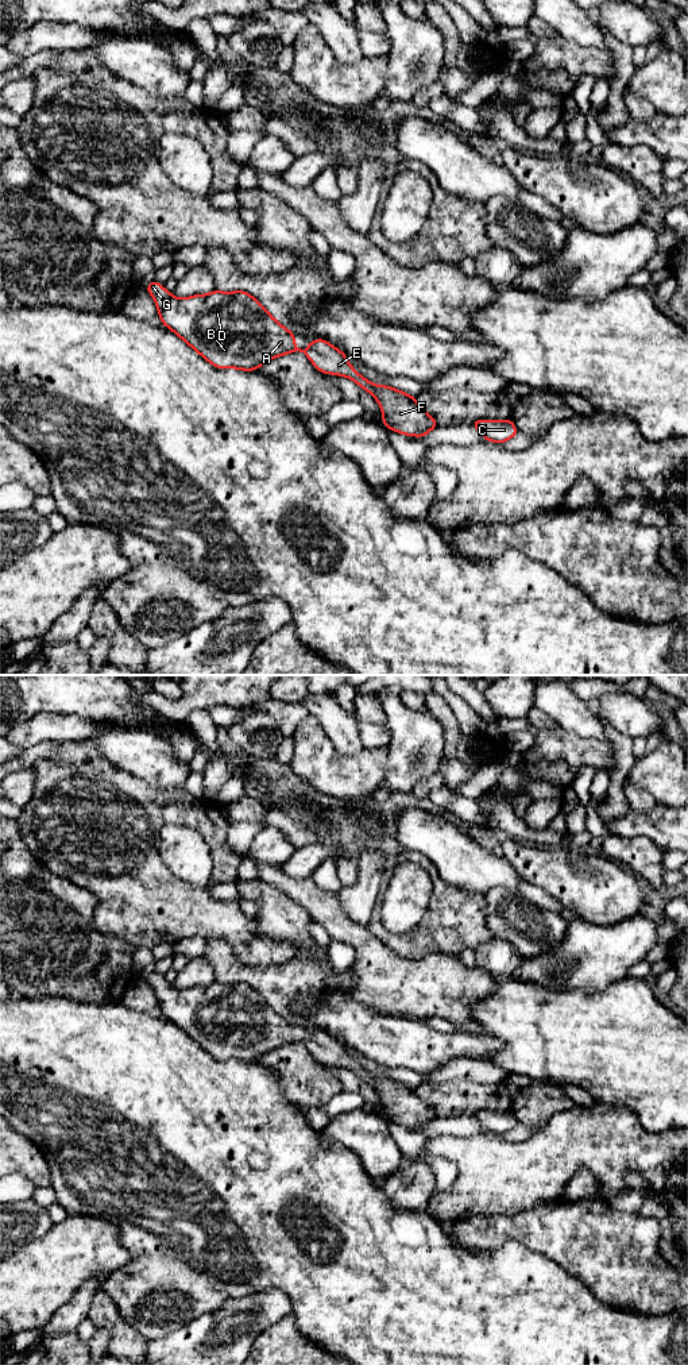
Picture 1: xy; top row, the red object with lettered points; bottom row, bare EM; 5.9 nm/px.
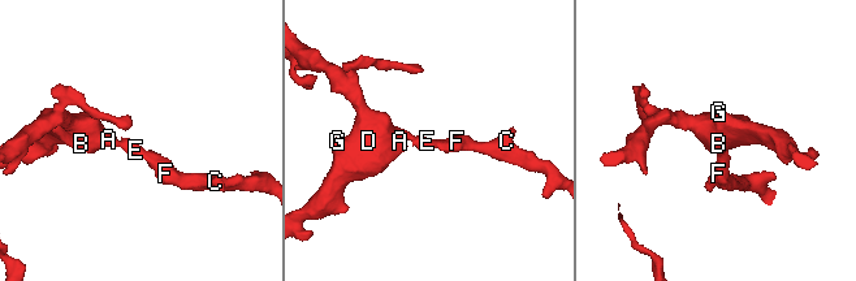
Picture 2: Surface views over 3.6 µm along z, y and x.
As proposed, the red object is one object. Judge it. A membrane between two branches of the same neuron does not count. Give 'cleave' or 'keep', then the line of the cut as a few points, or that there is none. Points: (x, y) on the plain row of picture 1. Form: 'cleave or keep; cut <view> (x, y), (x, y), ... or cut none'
keep; cut none

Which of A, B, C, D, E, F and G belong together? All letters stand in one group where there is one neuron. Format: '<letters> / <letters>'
A B C D E F G

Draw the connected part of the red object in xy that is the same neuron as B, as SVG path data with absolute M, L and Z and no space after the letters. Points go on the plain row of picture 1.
M158 972L146 978L152 987L163 1017L178 1026L194 1042L217 1060L239 1060L252 1063L260 1060L267 1052L290 1045L304 1044L313 1057L324 1065L341 1067L353 1071L378 1092L383 1117L406 1127L424 1129L440 1115L428 1106L417 1090L391 1077L374 1076L360 1067L348 1053L345 1045L322 1030L312 1032L309 1038L301 1041L295 1037L294 1023L278 1014L267 1000L251 986L243 982L231 984L213 982L209 986L197 986L175 990Z

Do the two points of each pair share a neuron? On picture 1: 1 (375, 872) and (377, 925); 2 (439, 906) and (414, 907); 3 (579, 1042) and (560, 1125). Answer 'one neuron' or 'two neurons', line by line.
1: two neurons
2: two neurons
3: two neurons

